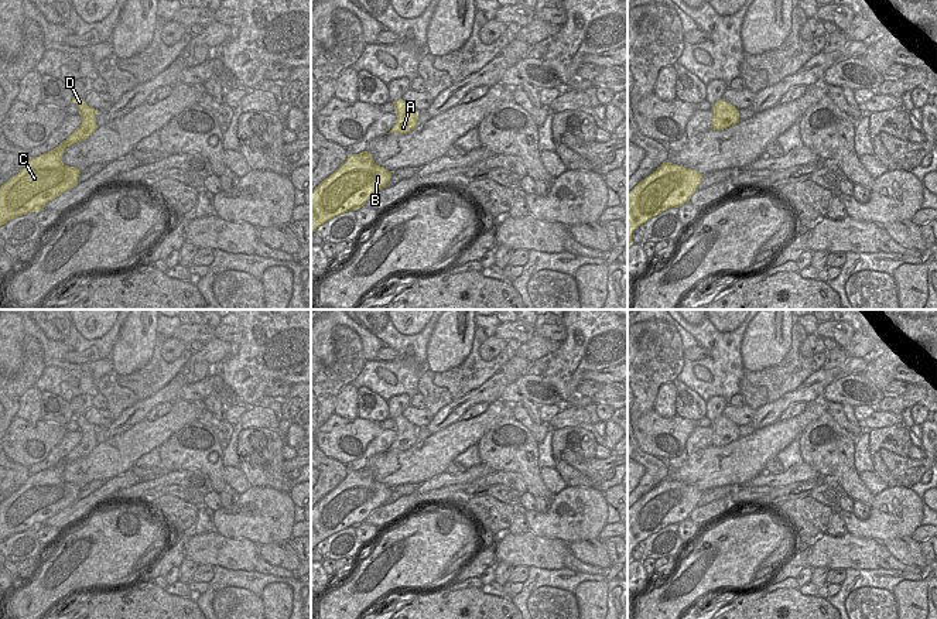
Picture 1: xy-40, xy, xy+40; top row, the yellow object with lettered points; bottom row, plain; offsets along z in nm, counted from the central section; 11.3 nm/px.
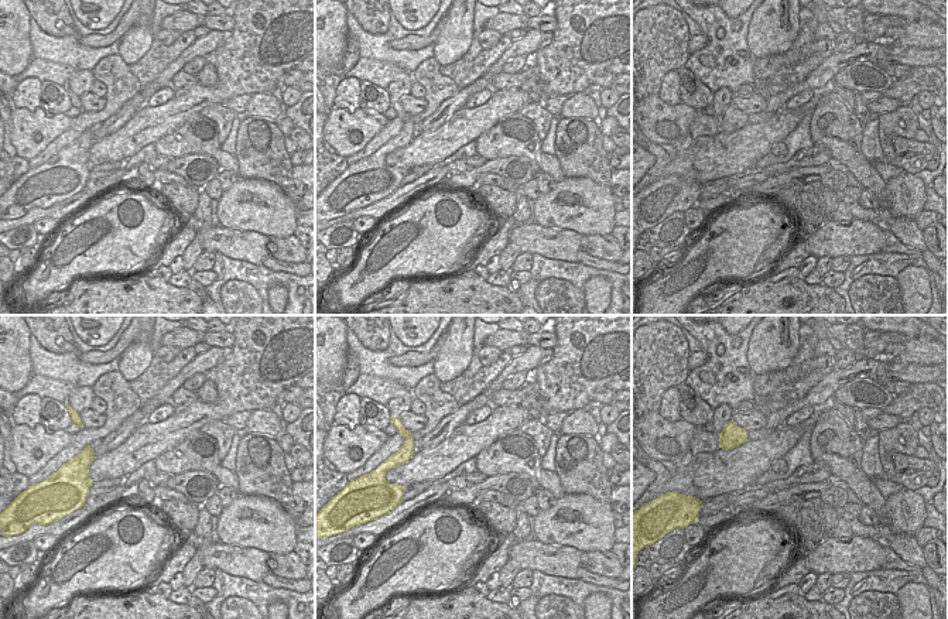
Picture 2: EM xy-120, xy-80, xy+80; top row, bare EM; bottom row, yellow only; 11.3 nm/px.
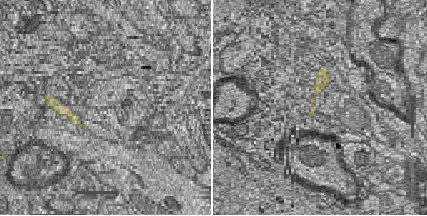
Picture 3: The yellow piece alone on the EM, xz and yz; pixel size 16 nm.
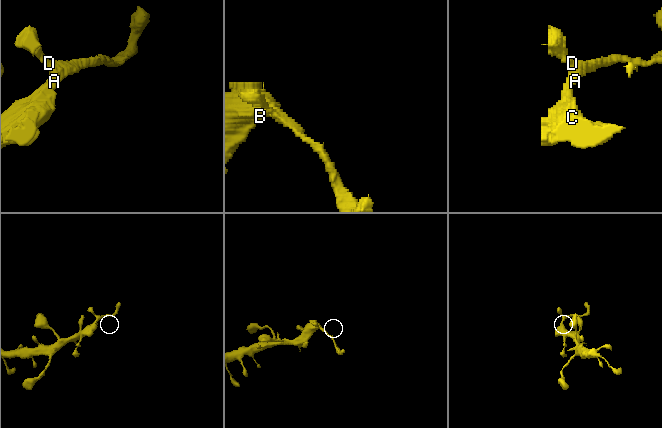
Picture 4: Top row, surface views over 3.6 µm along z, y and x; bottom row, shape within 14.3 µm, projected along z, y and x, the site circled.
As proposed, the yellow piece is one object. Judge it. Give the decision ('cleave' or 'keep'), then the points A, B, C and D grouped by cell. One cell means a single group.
keep; A B C D

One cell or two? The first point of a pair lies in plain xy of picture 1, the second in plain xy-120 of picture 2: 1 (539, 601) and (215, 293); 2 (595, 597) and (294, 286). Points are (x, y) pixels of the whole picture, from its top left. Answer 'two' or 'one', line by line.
1: two
2: two

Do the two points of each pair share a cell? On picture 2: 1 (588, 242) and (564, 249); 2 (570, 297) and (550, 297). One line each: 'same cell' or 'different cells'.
1: different cells
2: same cell

